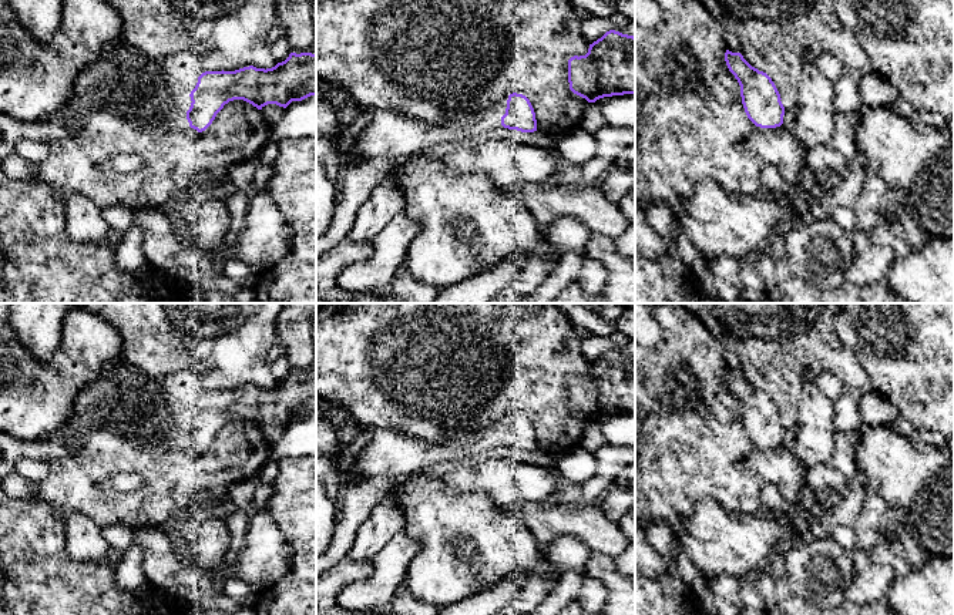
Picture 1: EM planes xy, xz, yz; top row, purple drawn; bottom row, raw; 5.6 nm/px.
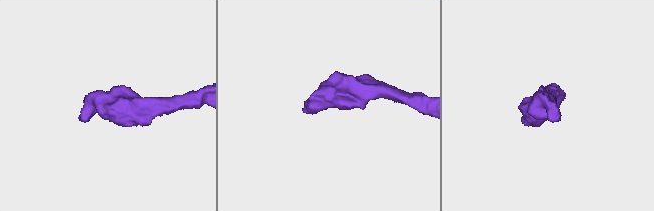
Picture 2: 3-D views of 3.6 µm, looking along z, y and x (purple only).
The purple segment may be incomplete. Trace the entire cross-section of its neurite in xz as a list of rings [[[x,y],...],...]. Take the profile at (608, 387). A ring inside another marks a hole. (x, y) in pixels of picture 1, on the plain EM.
[[[607,350],[589,363],[585,374],[568,379],[568,401],[570,409],[588,421],[635,413],[635,356]]]

